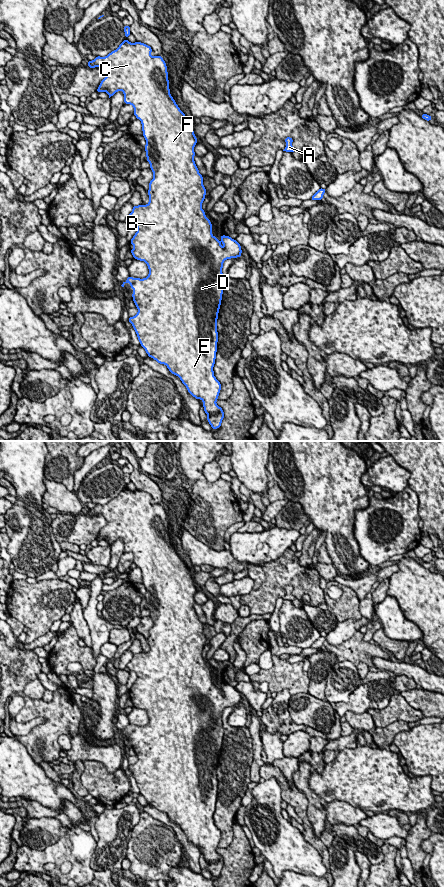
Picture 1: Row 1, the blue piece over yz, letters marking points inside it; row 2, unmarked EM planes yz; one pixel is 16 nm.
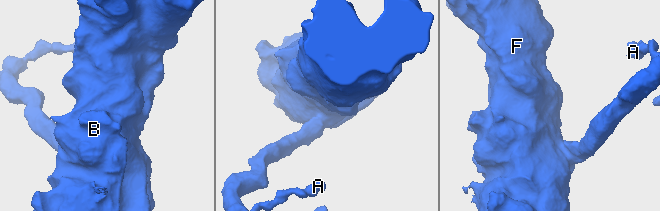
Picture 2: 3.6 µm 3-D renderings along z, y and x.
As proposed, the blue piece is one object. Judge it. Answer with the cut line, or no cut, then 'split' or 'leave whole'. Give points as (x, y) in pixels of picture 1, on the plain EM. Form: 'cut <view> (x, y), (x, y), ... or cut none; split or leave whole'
cut none; leave whole

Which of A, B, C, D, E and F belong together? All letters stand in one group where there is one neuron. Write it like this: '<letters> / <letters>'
A B C D E F

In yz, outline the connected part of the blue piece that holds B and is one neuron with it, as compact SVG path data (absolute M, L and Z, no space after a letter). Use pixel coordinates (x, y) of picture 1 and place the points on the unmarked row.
M125 487L107 504L97 504L93 509L87 509L91 517L102 515L108 522L100 530L98 541L104 539L110 546L117 539L122 539L124 551L134 555L133 562L141 569L146 588L147 610L150 611L154 623L147 639L149 651L133 654L132 660L127 664L127 667L137 675L137 680L130 689L134 696L130 699L134 707L147 712L149 722L143 727L129 724L121 734L124 735L129 731L133 737L132 745L138 761L129 765L128 769L132 772L140 793L149 805L166 813L172 822L178 824L194 846L203 849L207 869L212 877L217 877L221 875L224 867L223 857L216 852L221 832L213 819L218 790L217 767L224 736L222 716L225 708L241 705L242 698L235 687L221 683L219 689L212 683L211 669L202 657L206 636L203 633L203 624L194 609L197 585L190 569L170 543L166 510L160 503L153 505L151 500L150 494L137 489L131 491Z

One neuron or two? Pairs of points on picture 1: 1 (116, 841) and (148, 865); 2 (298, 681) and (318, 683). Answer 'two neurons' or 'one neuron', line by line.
1: two neurons
2: two neurons

